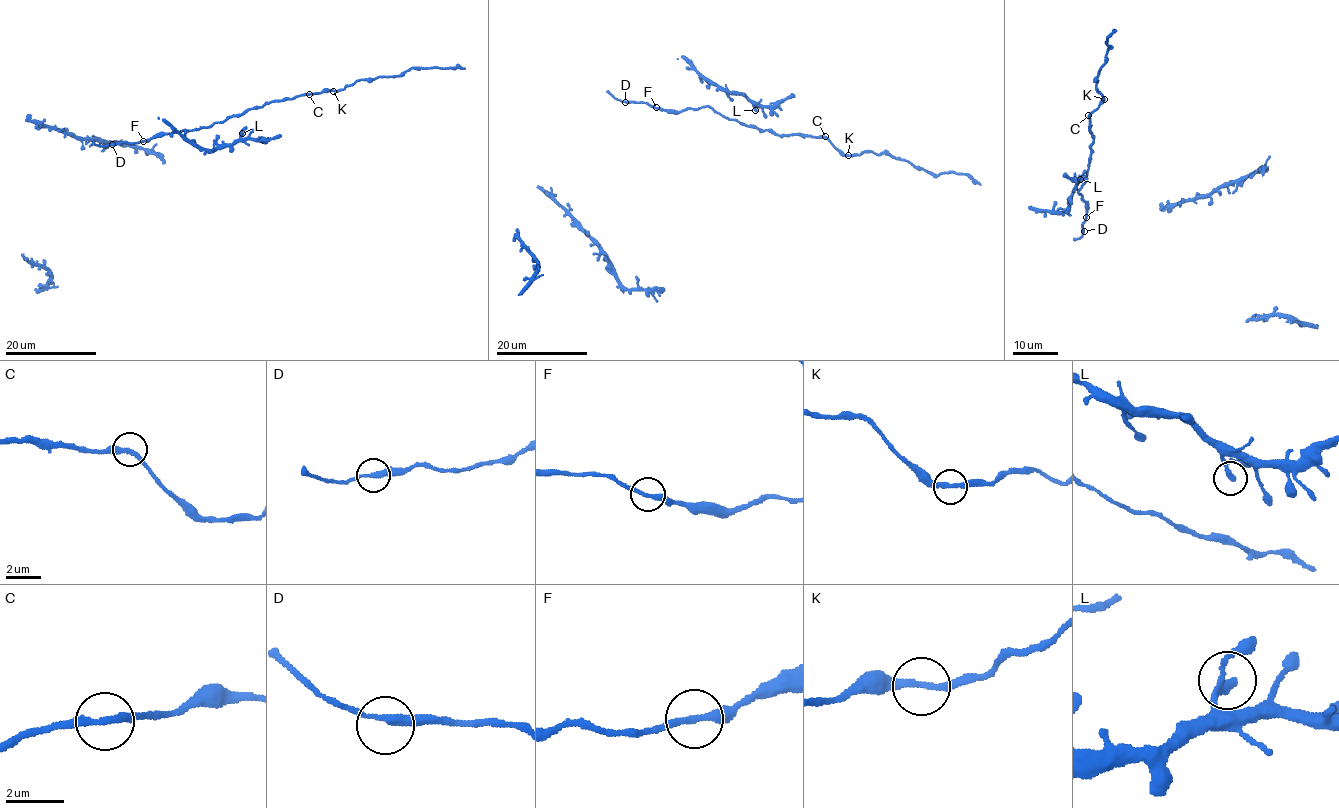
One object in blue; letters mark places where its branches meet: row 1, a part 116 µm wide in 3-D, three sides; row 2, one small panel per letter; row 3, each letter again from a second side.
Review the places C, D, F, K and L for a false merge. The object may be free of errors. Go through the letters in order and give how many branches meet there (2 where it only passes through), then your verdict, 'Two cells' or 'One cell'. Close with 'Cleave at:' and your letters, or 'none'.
C: Branches: 2. One cell
D: Branches: 2. One cell
F: Branches: 2. One cell
K: Branches: 2. One cell
L: Branches: 2. One cell
Cleave at: none

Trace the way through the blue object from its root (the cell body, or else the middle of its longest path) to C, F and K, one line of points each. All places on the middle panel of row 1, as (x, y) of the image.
C: (626, 101), (646, 102), (655, 107), (677, 111), (710, 106), (729, 120), (737, 120), (780, 135), (825, 136)
F: (626, 101), (646, 102), (656, 107)
K: (626, 101), (677, 111), (710, 106), (729, 120), (778, 134), (826, 137), (849, 156)

